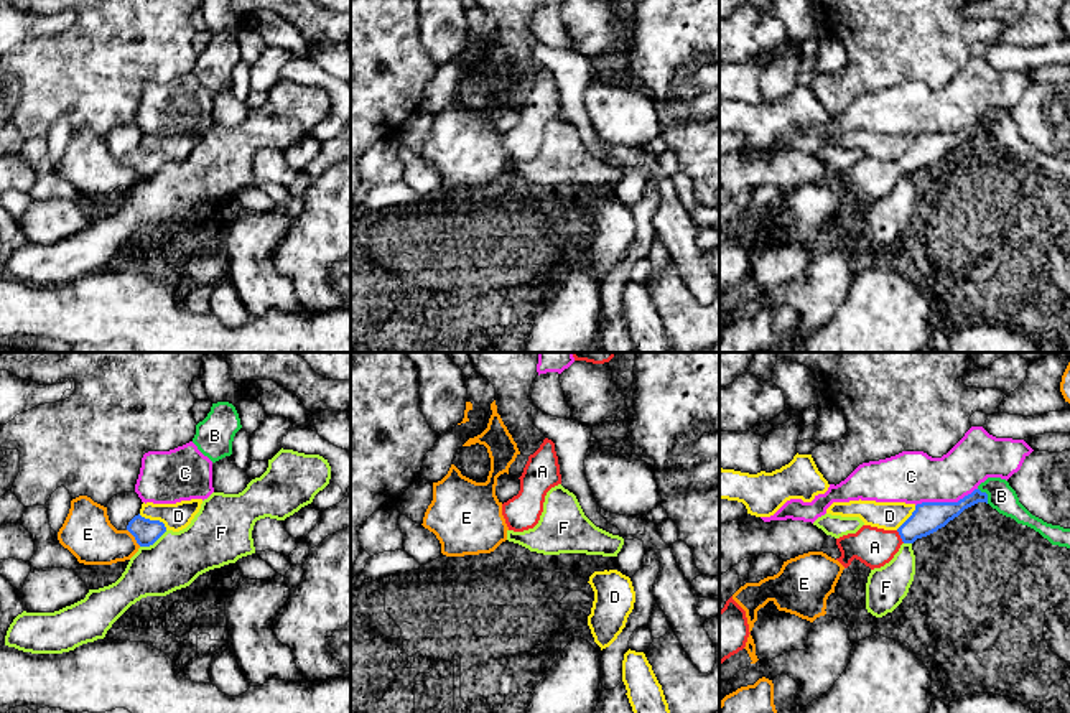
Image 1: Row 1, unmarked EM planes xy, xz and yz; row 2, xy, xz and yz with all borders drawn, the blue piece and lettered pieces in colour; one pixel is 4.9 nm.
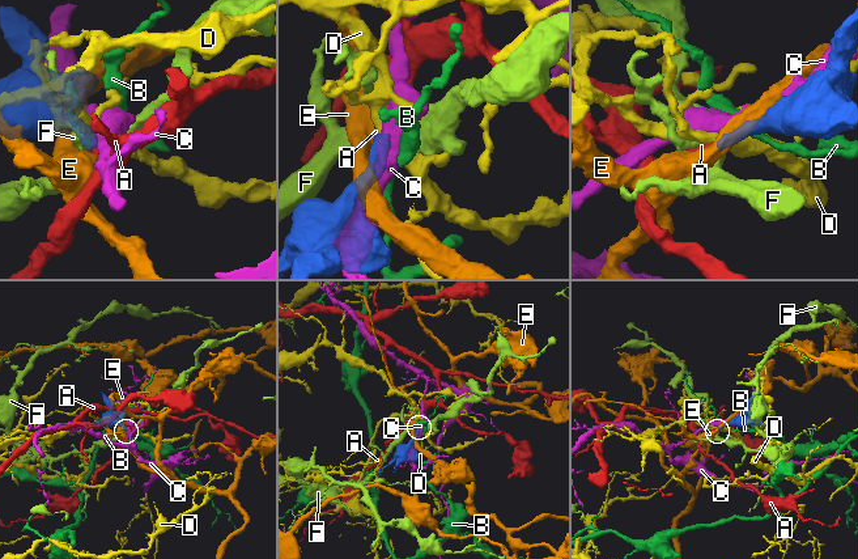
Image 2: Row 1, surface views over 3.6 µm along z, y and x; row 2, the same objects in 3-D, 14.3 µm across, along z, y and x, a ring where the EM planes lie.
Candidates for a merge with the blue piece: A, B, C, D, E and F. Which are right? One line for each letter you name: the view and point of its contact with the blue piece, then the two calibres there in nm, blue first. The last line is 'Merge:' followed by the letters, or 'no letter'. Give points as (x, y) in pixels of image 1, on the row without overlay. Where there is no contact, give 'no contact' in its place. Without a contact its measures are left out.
A: contact yz (901, 168); calibres 150 and 190 nm
Merge: A

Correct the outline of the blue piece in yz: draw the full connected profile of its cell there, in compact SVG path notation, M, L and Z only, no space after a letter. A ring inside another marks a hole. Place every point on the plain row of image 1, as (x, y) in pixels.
M975 120L958 133L922 133L915 137L912 147L897 160L884 161L863 156L856 165L836 170L841 188L836 189L844 199L856 189L871 201L889 194L902 175L914 175L945 158L965 140L978 135L988 135L988 125Z

